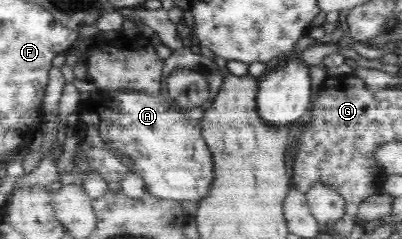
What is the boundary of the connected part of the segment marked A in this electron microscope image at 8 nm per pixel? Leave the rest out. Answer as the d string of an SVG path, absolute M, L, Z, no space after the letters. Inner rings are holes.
M119 90L113 94L113 96L103 96L100 98L97 95L92 95L88 101L88 104L83 104L77 111L79 118L75 122L75 132L79 138L79 144L77 144L77 150L75 151L75 162L74 169L77 171L79 176L85 178L89 173L95 173L101 175L103 179L109 182L120 182L123 180L127 172L134 172L145 182L145 190L149 191L153 197L159 199L171 199L171 200L191 200L200 201L205 198L209 187L214 180L214 160L212 157L212 152L206 145L205 139L202 137L202 128L199 119L189 118L185 113L178 112L176 115L172 114L171 106L160 94L159 95L148 95L142 92L137 92L136 90Z

